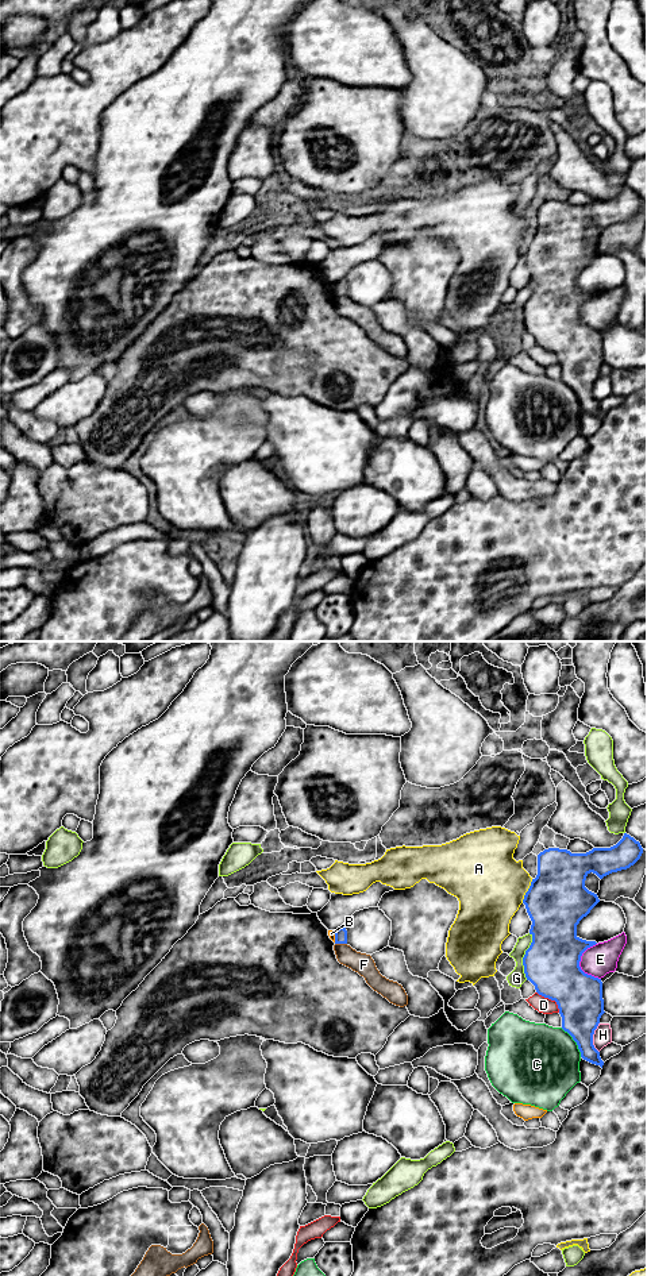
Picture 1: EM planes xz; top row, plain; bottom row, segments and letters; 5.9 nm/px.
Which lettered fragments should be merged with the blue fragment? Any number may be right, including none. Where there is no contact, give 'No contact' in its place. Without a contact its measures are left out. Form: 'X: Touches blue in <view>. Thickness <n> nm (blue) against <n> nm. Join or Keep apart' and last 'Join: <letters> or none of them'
A: Touches blue in xz. Thickness 360 nm (blue) against 420 nm. Keep apart
B: Touches blue in xz. Thickness 80 nm (blue) against 40 nm. Keep apart
C: Touches blue in xz. Thickness 280 nm (blue) against 460 nm. Keep apart
D: Touches blue in xz. Thickness 340 nm (blue) against 100 nm. Keep apart
E: Touches blue in xz. Thickness 340 nm (blue) against 190 nm. Keep apart
F: Touches blue in xz. Thickness 80 nm (blue) against 120 nm. Keep apart
G: Touches blue in xz. Thickness 340 nm (blue) against 100 nm. Keep apart
H: Touches blue in xz. Thickness 280 nm (blue) against 110 nm. Keep apart
Join: none of them

